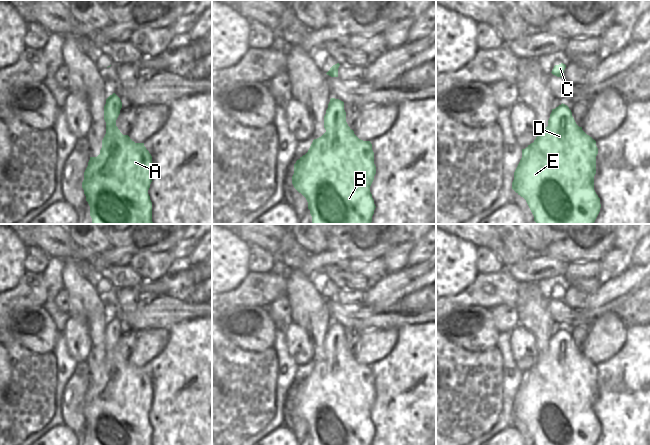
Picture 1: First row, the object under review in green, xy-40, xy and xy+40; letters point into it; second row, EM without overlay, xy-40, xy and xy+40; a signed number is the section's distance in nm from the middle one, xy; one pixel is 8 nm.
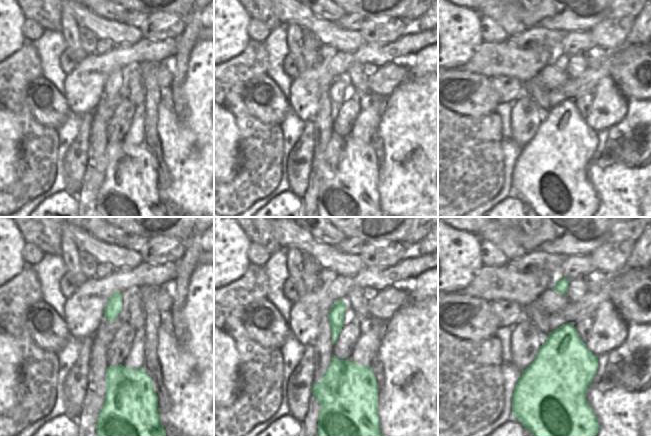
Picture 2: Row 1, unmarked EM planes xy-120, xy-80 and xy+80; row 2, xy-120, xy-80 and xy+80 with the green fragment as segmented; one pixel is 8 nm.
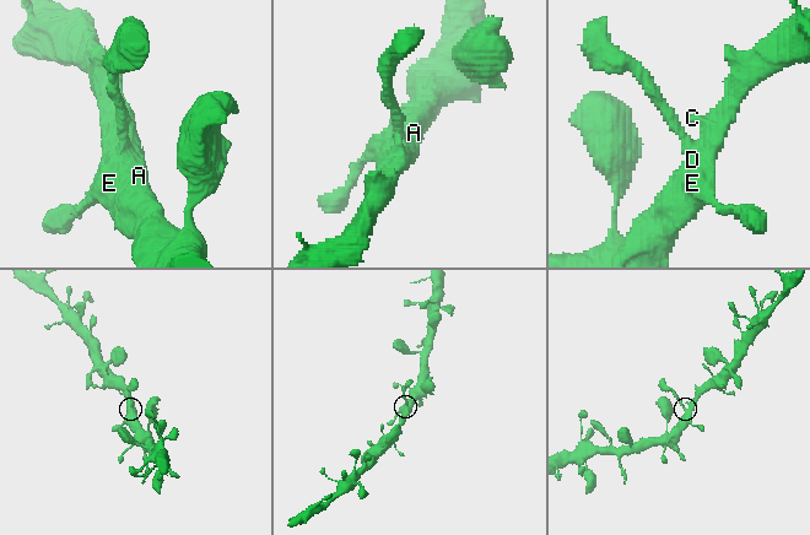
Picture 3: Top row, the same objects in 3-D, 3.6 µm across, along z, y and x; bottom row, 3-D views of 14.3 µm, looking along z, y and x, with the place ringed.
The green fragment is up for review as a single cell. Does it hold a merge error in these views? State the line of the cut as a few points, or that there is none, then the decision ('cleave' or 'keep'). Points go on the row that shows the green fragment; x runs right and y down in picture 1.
no cut; keep

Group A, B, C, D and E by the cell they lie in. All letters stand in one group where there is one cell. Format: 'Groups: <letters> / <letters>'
Groups: A B C D E.

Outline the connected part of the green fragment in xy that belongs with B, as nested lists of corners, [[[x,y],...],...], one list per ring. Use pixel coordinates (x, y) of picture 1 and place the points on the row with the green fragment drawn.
[[[331,98],[324,116],[326,132],[314,139],[308,152],[294,164],[292,184],[308,202],[312,224],[371,224],[376,208],[370,186],[376,174],[374,152],[370,141],[359,139],[346,122],[344,102]]]

